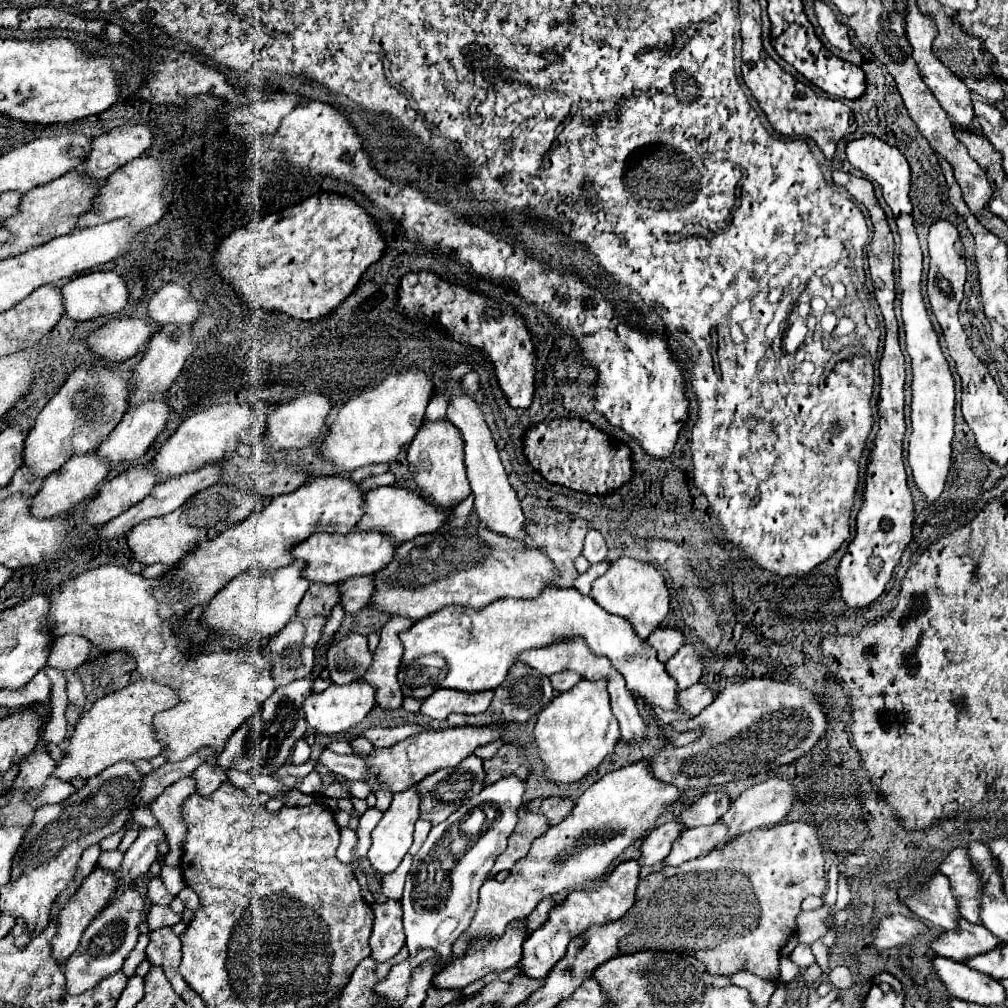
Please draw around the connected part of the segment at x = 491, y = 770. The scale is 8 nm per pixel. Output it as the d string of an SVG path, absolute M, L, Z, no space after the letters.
M503 745L497 755L489 761L483 761L485 765L485 785L491 785L499 781L505 775L517 775L521 779L527 779L529 775L529 761L525 757L525 747L519 745Z

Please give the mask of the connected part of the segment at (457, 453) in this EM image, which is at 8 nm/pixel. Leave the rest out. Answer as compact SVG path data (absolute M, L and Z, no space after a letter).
M443 419L437 423L423 421L417 435L409 443L407 461L417 487L425 491L439 507L455 507L471 493L467 475L465 475L465 465L463 465L461 433L457 431L457 427L449 423L449 419Z

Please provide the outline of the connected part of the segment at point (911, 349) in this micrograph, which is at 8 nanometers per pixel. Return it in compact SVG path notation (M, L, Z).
M899 215L895 219L901 235L901 313L905 323L905 345L911 357L913 367L913 401L911 401L911 425L913 433L909 439L909 465L913 469L913 479L921 493L927 497L927 503L933 503L945 487L949 465L951 465L951 441L953 441L953 417L955 417L955 379L949 371L949 363L943 357L939 337L927 315L923 295L921 295L921 273L923 273L923 255L919 249L919 239L913 227L911 215Z

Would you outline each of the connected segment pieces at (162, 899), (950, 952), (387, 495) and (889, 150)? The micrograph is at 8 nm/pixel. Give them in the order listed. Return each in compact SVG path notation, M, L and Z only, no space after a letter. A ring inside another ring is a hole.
M153 877L149 881L147 895L149 895L151 903L155 903L155 905L169 905L173 901L173 895L167 891L167 887L163 885L163 881L159 877Z
M965 919L959 921L959 931L955 933L943 933L939 939L931 943L931 949L935 955L957 959L959 963L967 963L969 959L993 951L993 947L999 947L1001 939L997 939L991 931L985 931L981 925L967 923Z
M391 485L391 487L371 489L365 495L365 515L357 523L357 529L359 531L379 529L383 533L393 535L397 543L403 543L403 541L415 539L417 535L437 531L445 521L447 521L447 515L443 513L443 509L425 501L415 489L405 489L405 487Z
M875 135L847 141L847 161L865 175L909 175L907 159L897 147Z

